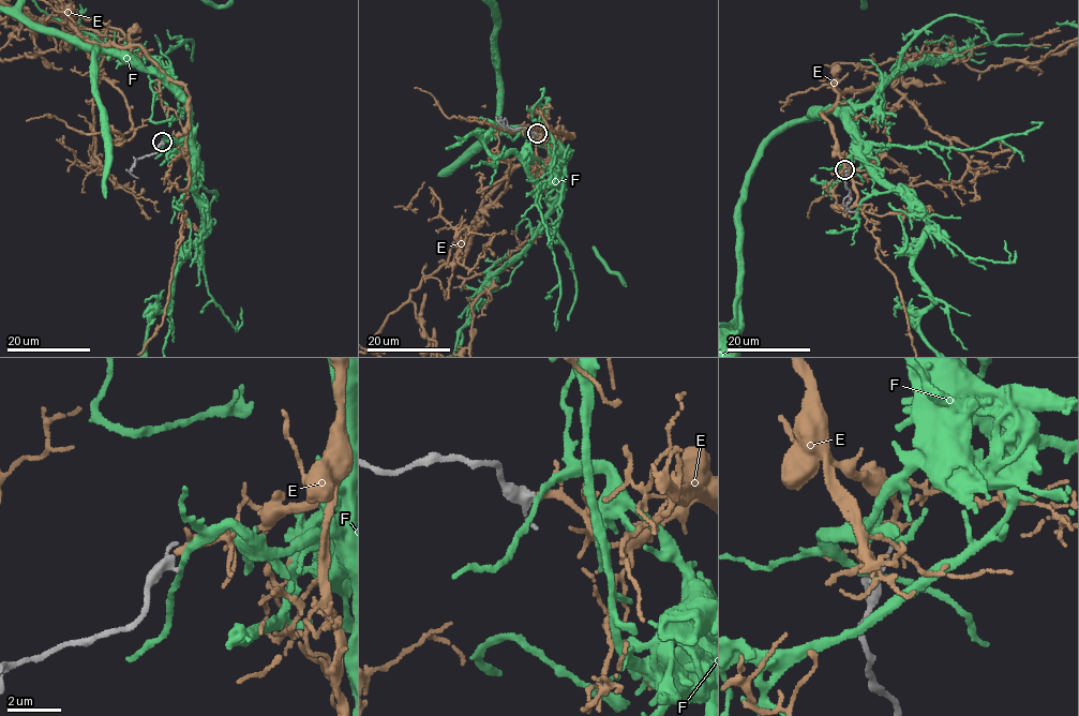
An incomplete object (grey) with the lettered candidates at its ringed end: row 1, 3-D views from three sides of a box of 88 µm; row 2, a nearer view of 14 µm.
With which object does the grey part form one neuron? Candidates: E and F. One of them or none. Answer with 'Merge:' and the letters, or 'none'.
Merge: E

